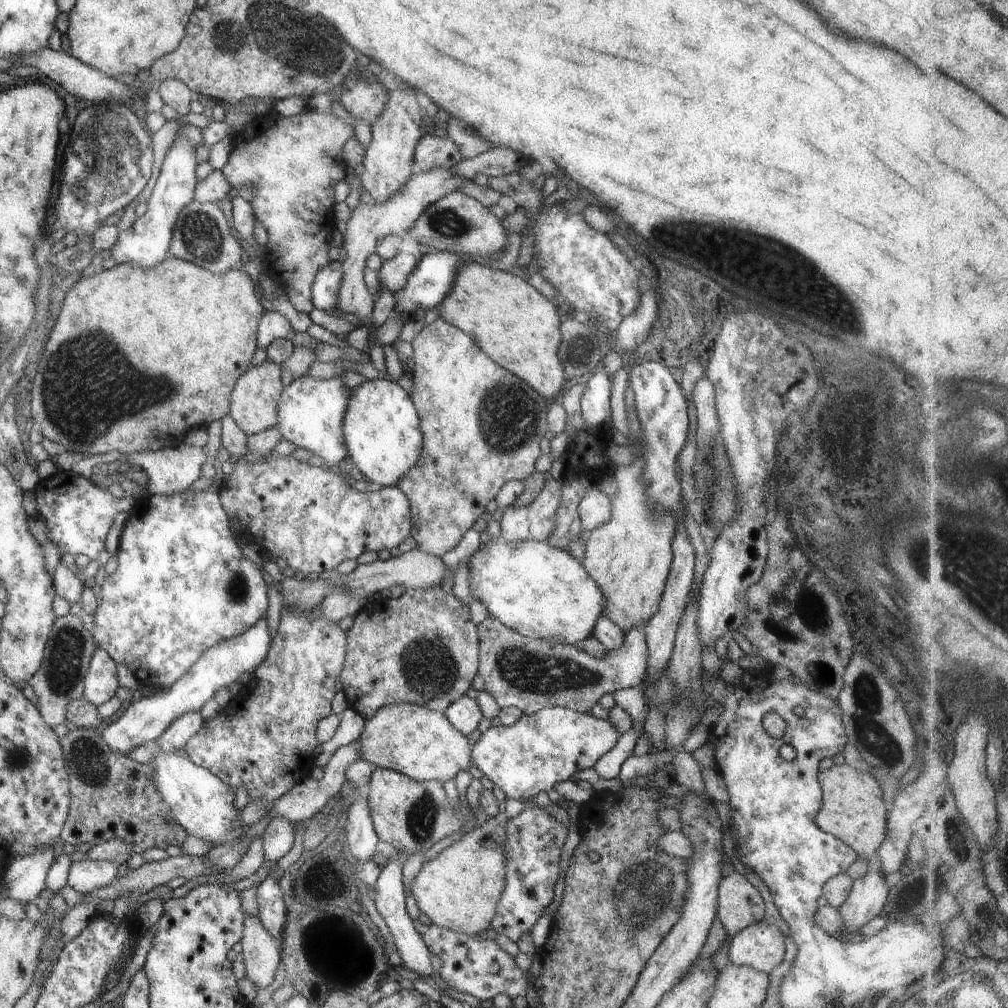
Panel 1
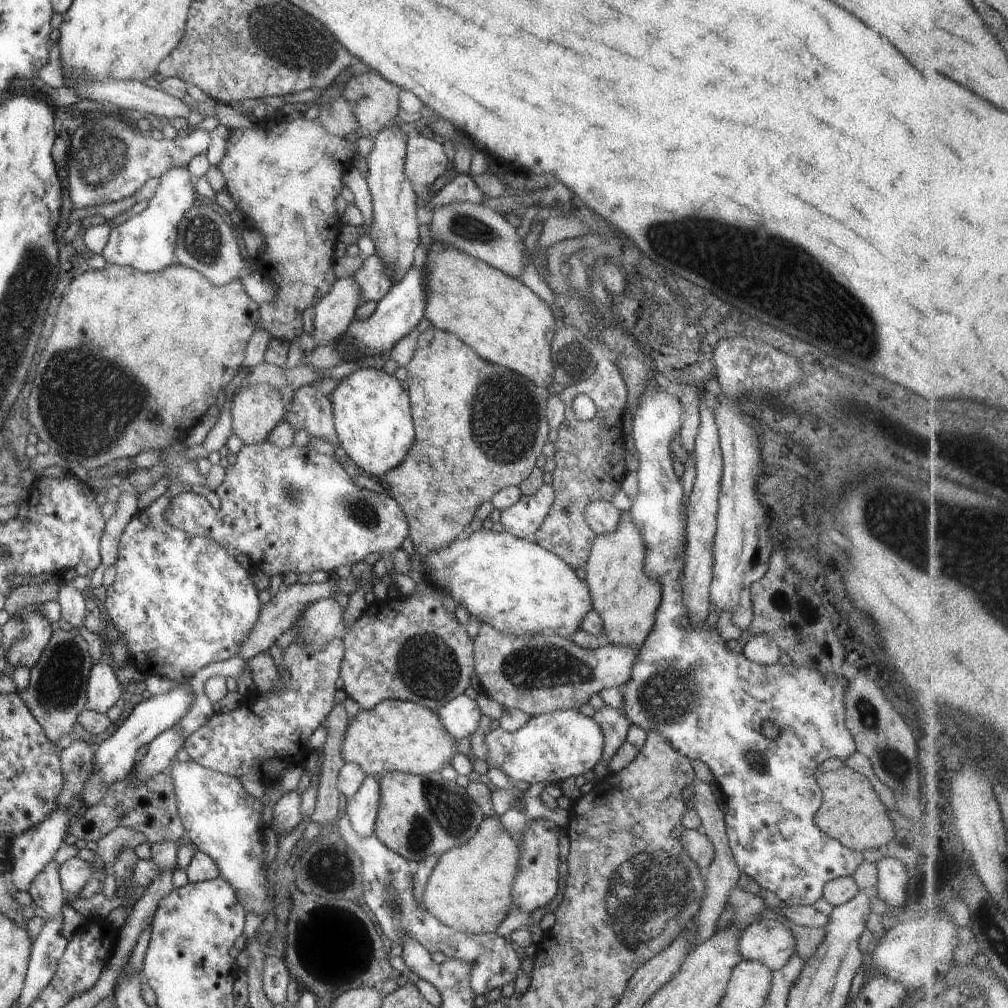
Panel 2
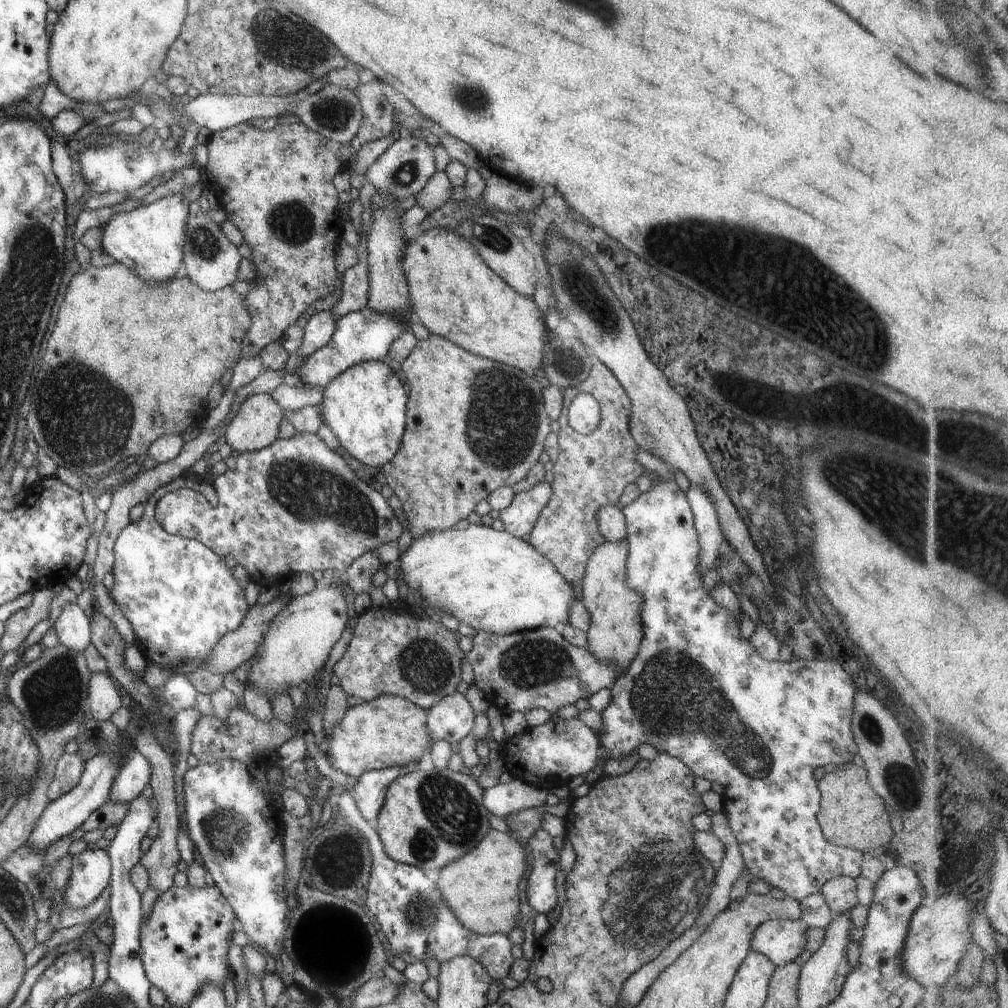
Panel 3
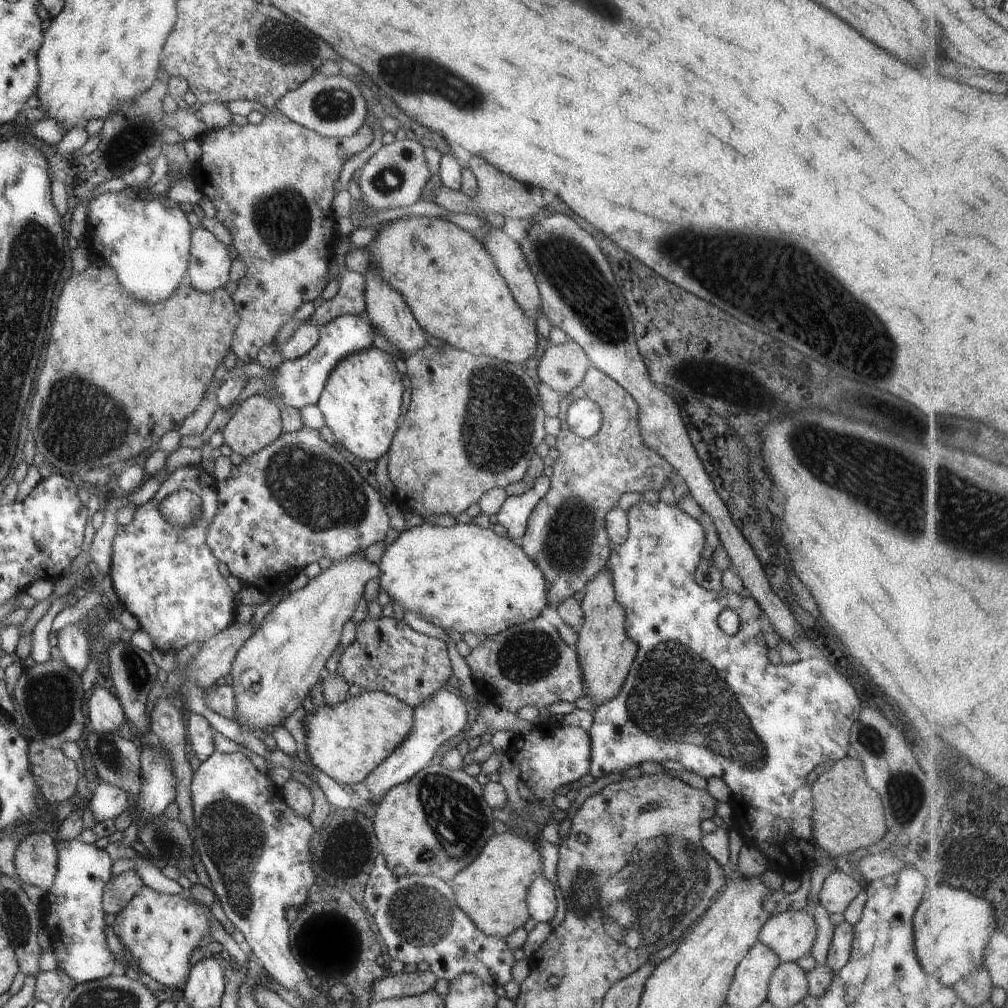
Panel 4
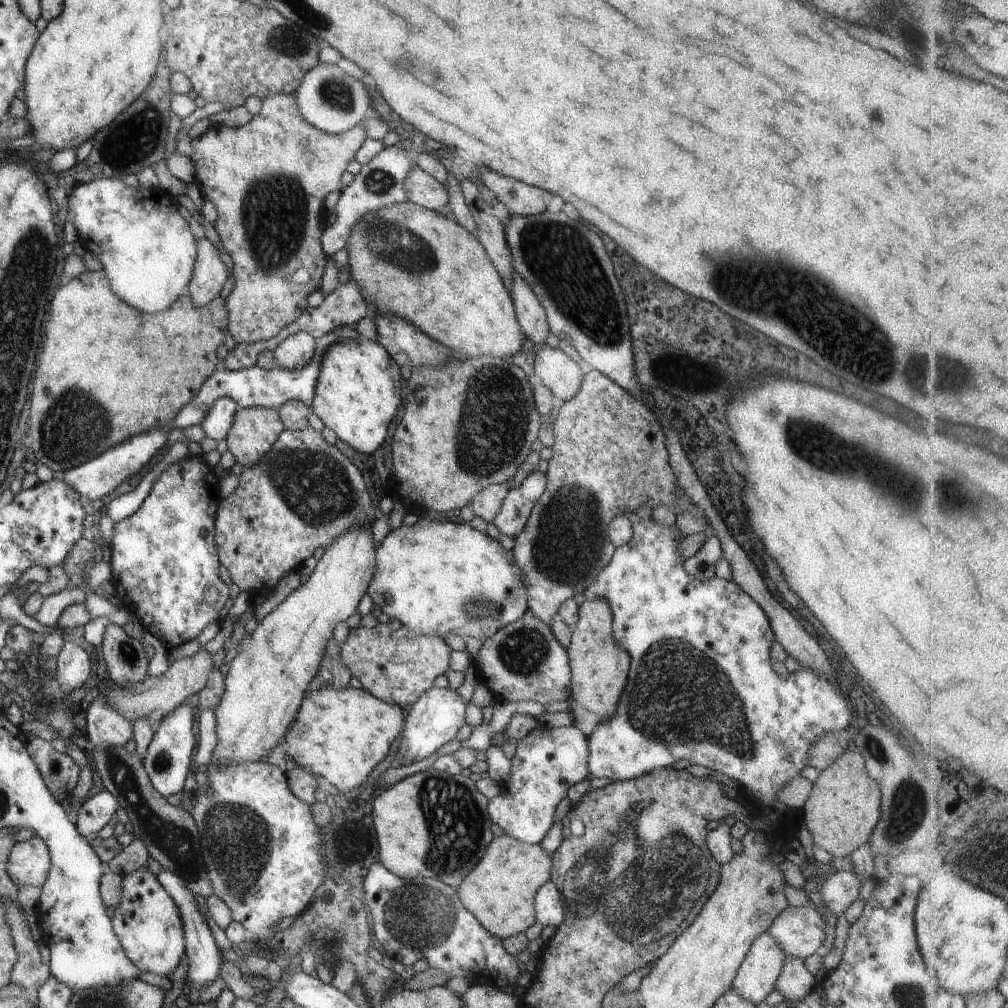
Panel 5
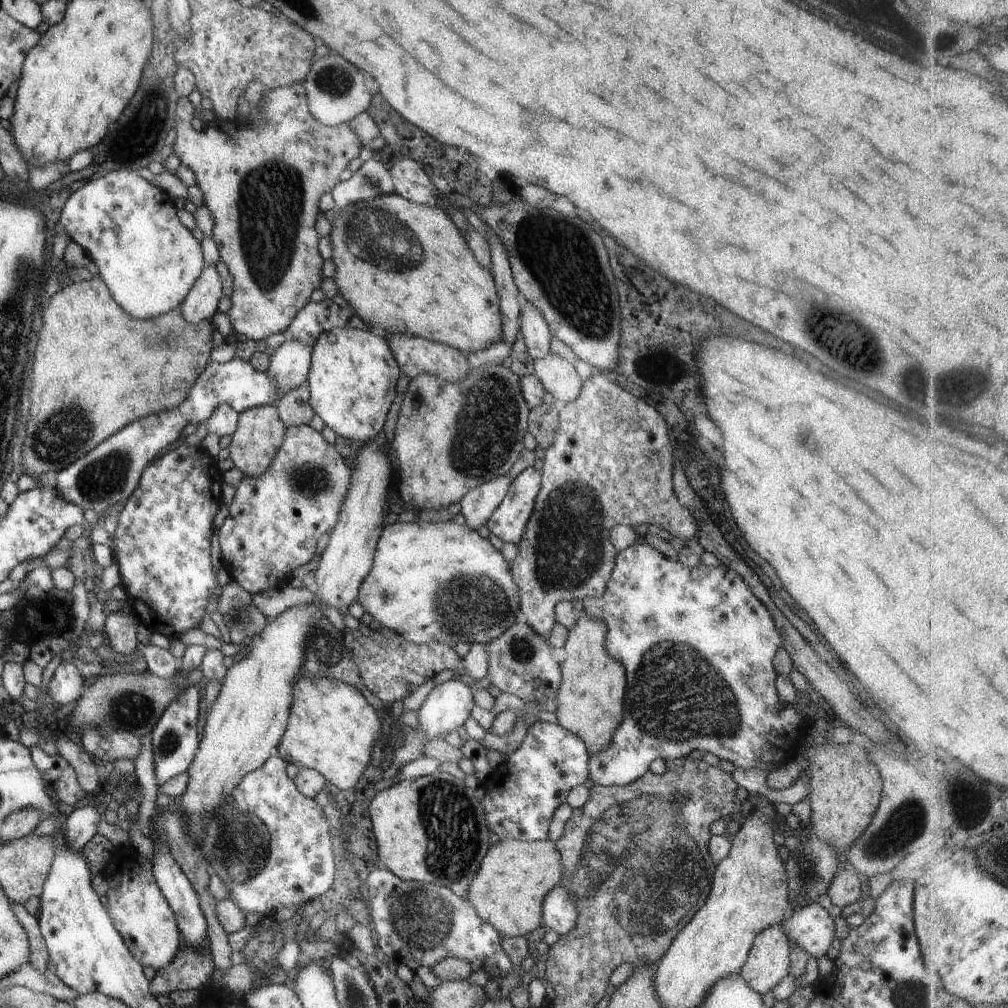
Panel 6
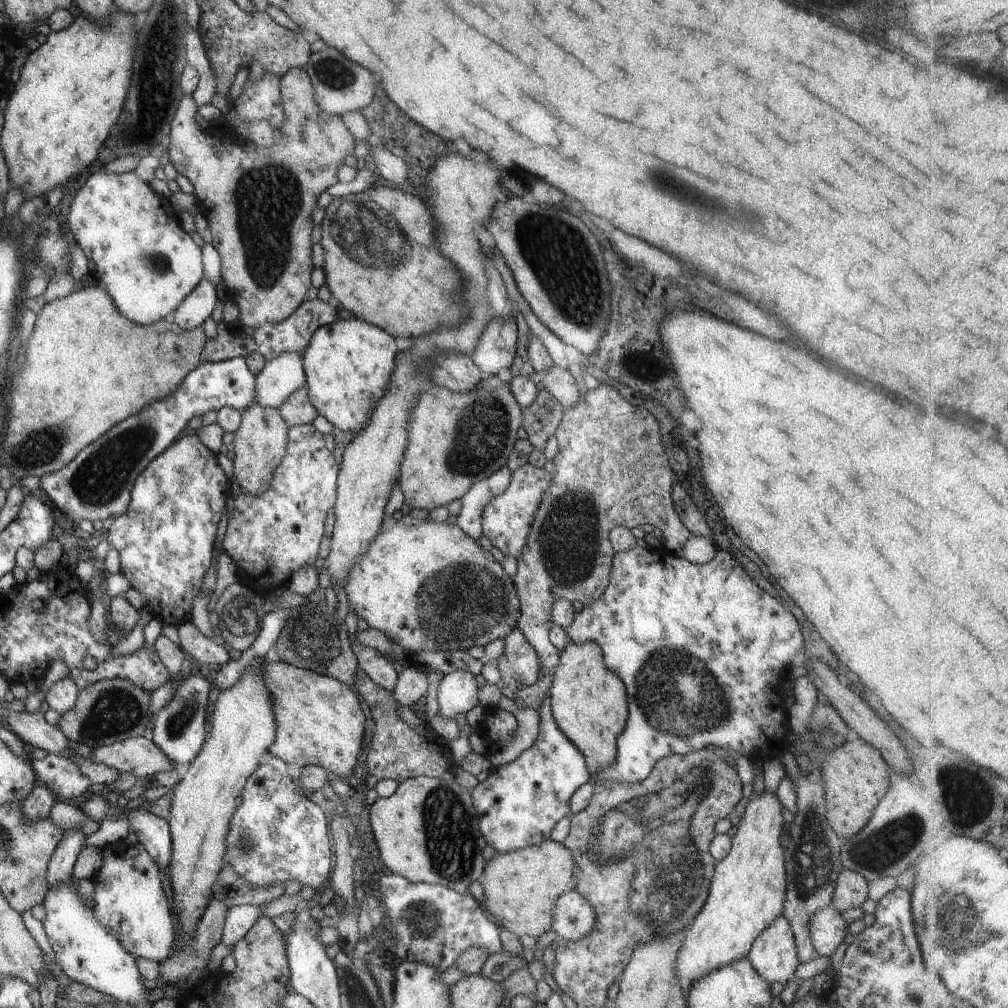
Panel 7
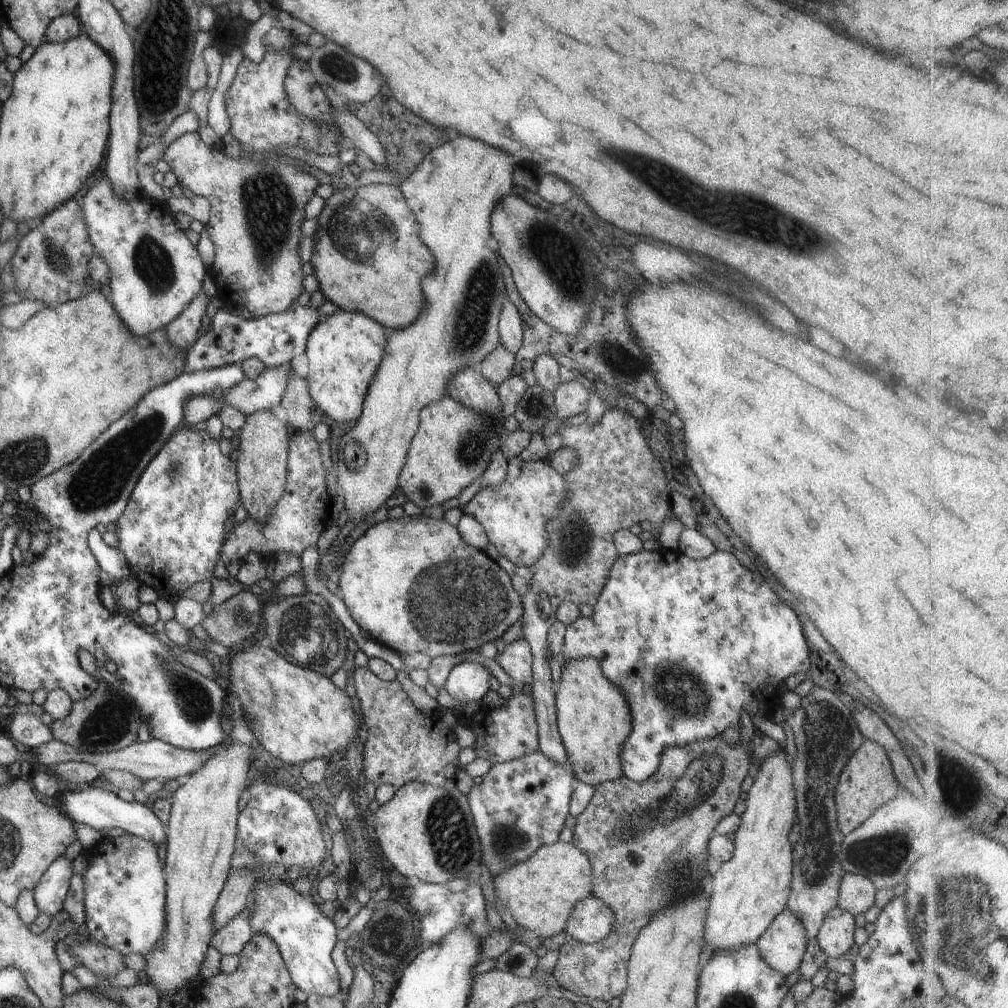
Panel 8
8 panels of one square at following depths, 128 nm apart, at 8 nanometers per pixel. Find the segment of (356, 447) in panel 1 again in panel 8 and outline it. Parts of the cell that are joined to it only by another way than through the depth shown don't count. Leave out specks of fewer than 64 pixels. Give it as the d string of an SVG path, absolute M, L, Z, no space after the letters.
M341 309L322 319L310 332L305 350L308 357L305 380L309 384L310 397L328 420L337 423L360 420L366 392L384 358L388 333L385 327L372 318Z

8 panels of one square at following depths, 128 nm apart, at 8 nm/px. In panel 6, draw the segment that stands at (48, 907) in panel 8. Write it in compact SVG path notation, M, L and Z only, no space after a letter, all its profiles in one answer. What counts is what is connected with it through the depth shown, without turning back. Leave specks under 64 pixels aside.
M84 806L66 815L64 840L66 846L80 852L98 833L98 824L103 821L98 806Z

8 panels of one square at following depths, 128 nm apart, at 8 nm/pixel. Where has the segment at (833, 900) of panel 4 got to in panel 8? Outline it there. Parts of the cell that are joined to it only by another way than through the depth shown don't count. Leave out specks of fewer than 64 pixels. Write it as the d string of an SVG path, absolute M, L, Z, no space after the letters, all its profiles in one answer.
M845 873L840 884L837 907L854 917L865 914L875 904L876 891L868 878Z

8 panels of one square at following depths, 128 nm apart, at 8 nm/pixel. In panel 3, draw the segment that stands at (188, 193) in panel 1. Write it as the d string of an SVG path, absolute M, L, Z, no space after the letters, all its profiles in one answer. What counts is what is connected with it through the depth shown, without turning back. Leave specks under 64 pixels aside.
M178 193L128 212L114 213L102 227L102 249L143 281L162 285L182 272L189 201L188 195Z

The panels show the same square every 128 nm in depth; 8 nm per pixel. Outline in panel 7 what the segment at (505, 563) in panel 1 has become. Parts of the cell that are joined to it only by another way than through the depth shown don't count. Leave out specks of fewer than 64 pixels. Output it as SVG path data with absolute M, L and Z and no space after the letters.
M403 515L399 520L393 517L385 517L380 532L372 540L372 546L368 552L350 568L346 576L346 596L349 600L349 607L354 610L359 618L367 622L370 627L381 630L390 640L398 642L407 651L438 651L454 652L468 651L473 646L486 646L493 640L506 637L516 626L520 616L521 606L516 585L505 571L500 562L497 562L490 553L490 550L482 548L479 540L470 538L458 525L446 522L436 522L433 519L412 519L409 515Z

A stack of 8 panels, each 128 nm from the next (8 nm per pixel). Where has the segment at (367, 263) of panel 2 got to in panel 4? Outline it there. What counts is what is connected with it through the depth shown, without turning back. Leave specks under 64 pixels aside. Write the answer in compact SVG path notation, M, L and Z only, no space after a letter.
M346 271L339 285L338 294L331 300L320 300L316 305L316 312L302 323L310 322L320 328L344 314L360 316L366 312L365 276L358 272Z

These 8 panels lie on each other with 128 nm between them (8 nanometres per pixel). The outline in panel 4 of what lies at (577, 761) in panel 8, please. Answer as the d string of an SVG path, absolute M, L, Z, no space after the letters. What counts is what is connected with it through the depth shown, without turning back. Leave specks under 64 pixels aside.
M604 566L590 582L586 582L584 590L586 592L581 603L584 623L578 632L575 648L584 674L584 686L586 686L584 695L590 696L594 706L598 708L606 700L614 698L622 688L636 658L638 644L632 642L626 634L626 608L616 600L612 570Z

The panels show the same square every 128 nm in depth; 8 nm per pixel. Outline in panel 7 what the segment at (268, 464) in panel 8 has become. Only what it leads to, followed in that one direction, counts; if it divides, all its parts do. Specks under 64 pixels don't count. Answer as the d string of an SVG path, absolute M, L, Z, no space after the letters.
M256 402L241 411L241 423L235 432L233 449L233 473L243 492L252 496L260 496L268 486L276 468L279 468L284 454L286 454L289 426L280 414L279 409L263 407Z

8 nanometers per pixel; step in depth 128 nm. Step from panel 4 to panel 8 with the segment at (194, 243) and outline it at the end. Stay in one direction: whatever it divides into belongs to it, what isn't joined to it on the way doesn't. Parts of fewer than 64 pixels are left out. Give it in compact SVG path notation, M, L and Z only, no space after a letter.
M200 290L180 315L165 327L172 346L186 348L186 350L192 349L200 338L198 332L202 329L202 317L206 314L210 300L206 292Z

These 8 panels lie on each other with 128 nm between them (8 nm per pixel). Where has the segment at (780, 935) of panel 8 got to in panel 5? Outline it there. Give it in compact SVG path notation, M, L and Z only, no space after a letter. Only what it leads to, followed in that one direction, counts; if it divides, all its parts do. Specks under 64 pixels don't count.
M768 932L754 940L732 982L732 989L746 1001L760 1004L775 991L778 974L785 962L780 946Z

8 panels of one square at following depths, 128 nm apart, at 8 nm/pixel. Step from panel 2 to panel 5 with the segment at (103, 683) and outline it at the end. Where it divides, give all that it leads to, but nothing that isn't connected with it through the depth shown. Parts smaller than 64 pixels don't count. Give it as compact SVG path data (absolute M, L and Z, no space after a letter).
M100 694L90 704L86 719L88 738L94 746L122 748L133 739L133 723L116 712Z

